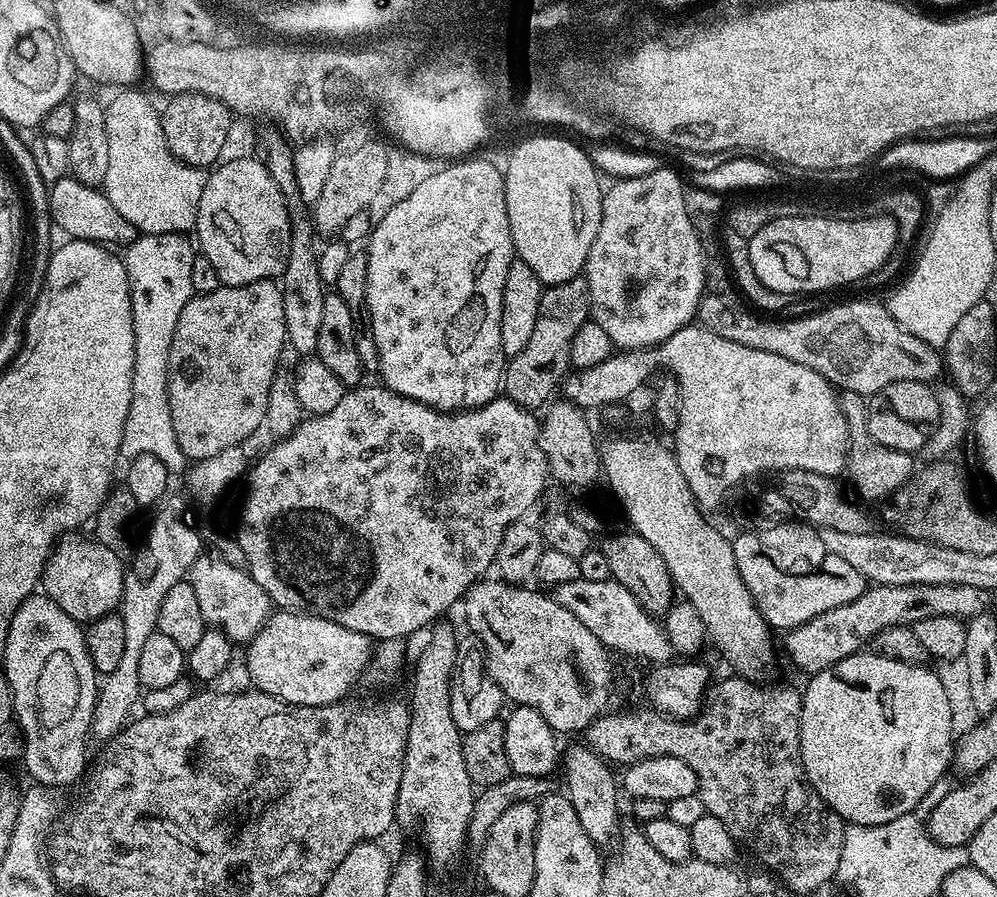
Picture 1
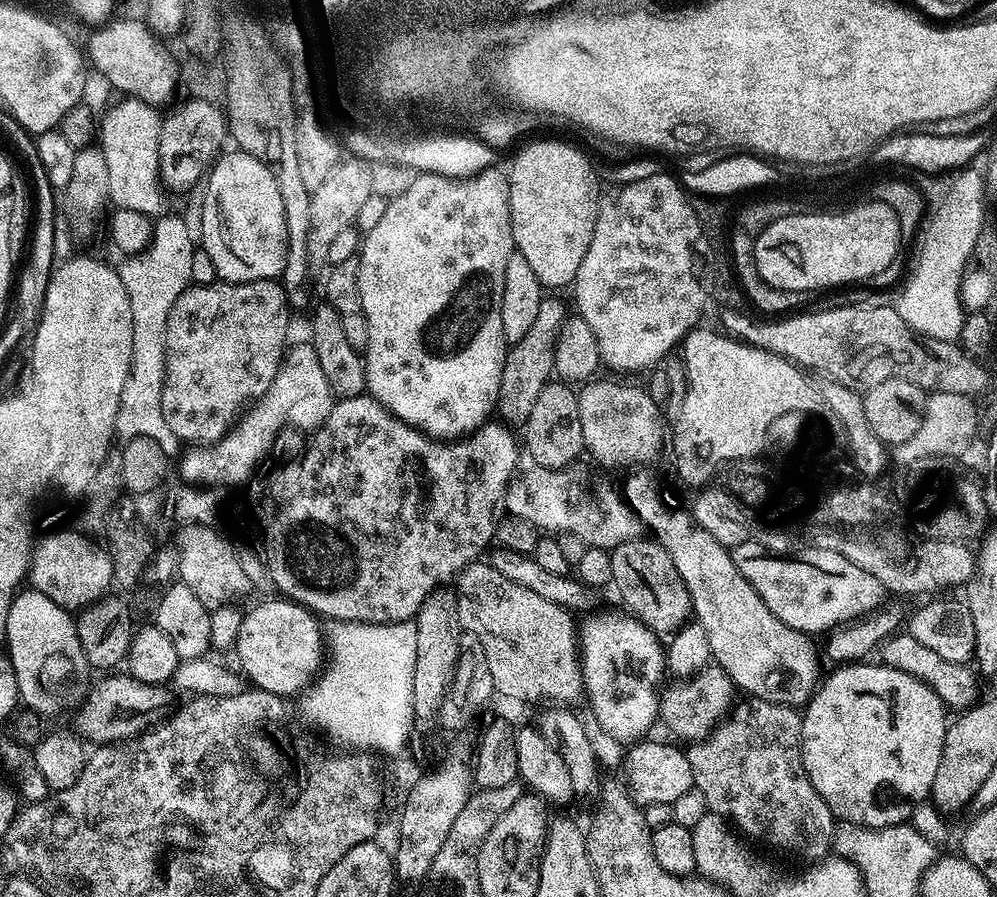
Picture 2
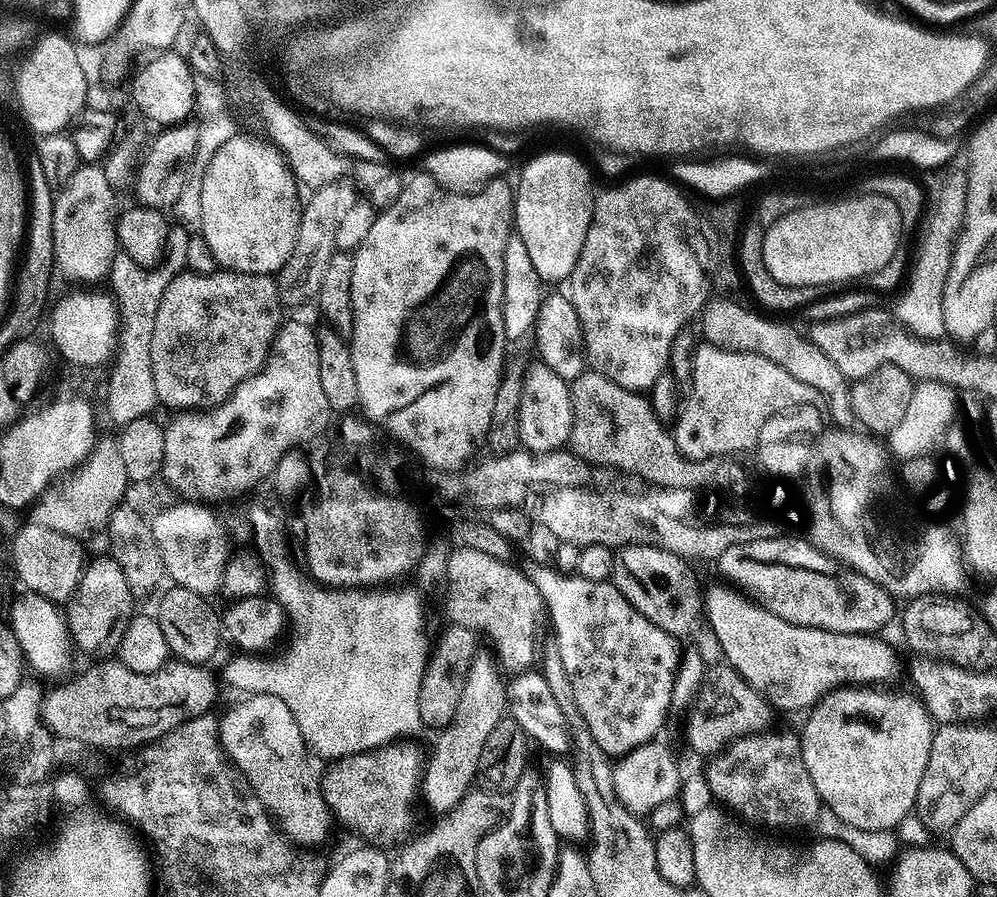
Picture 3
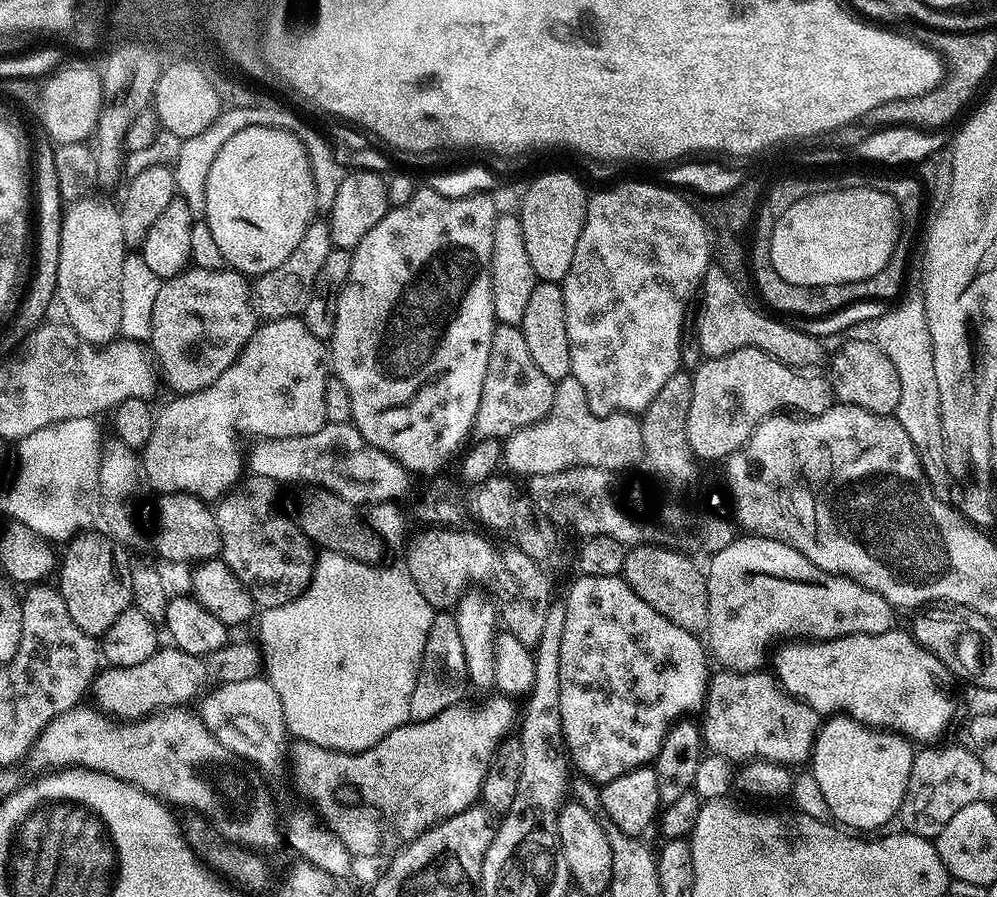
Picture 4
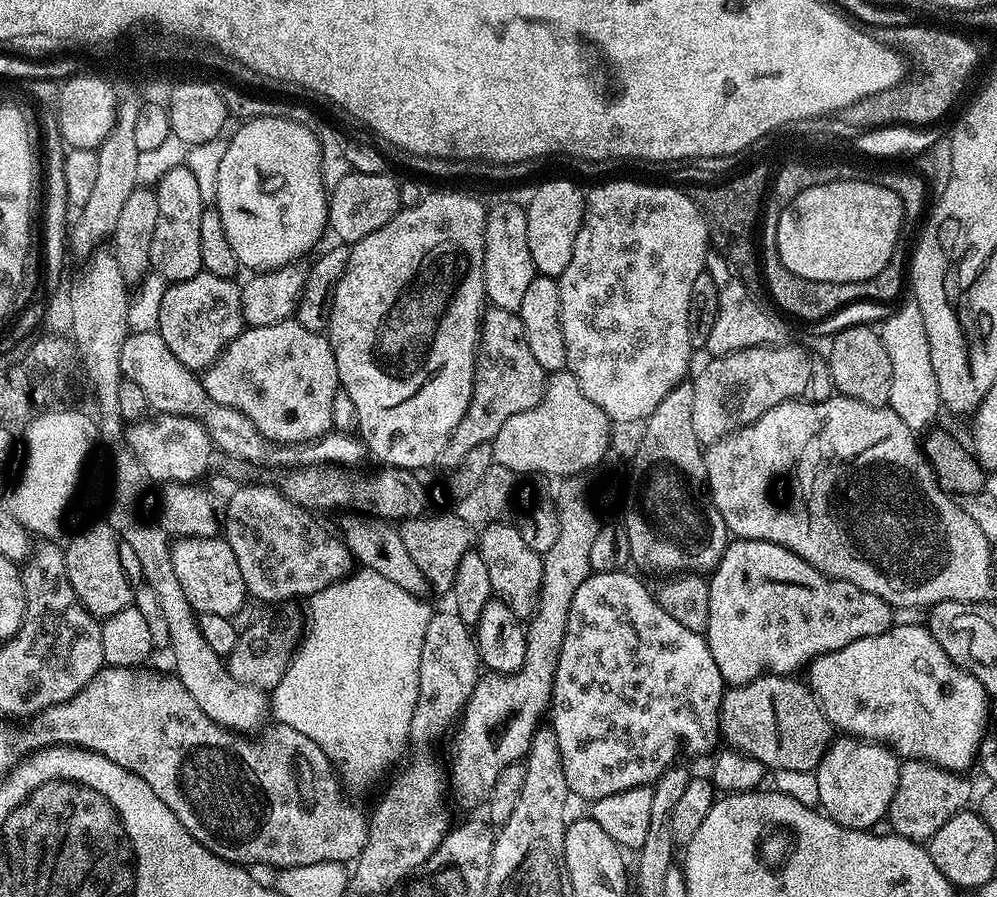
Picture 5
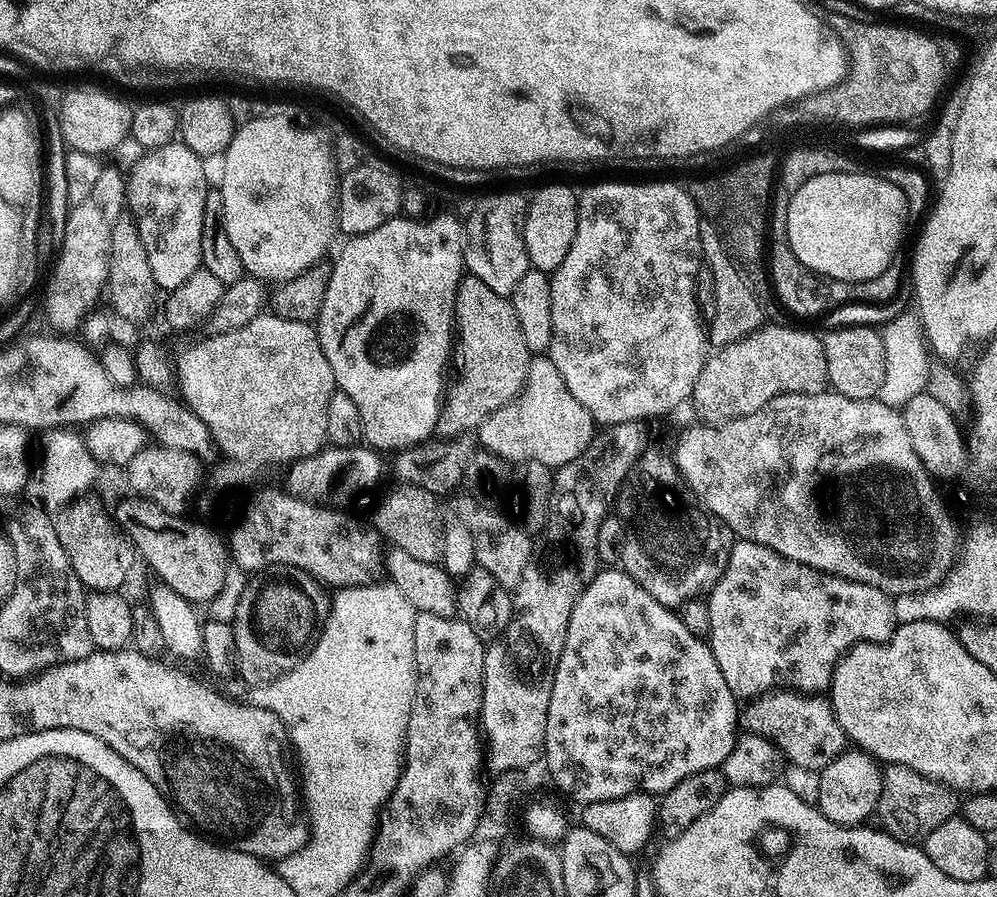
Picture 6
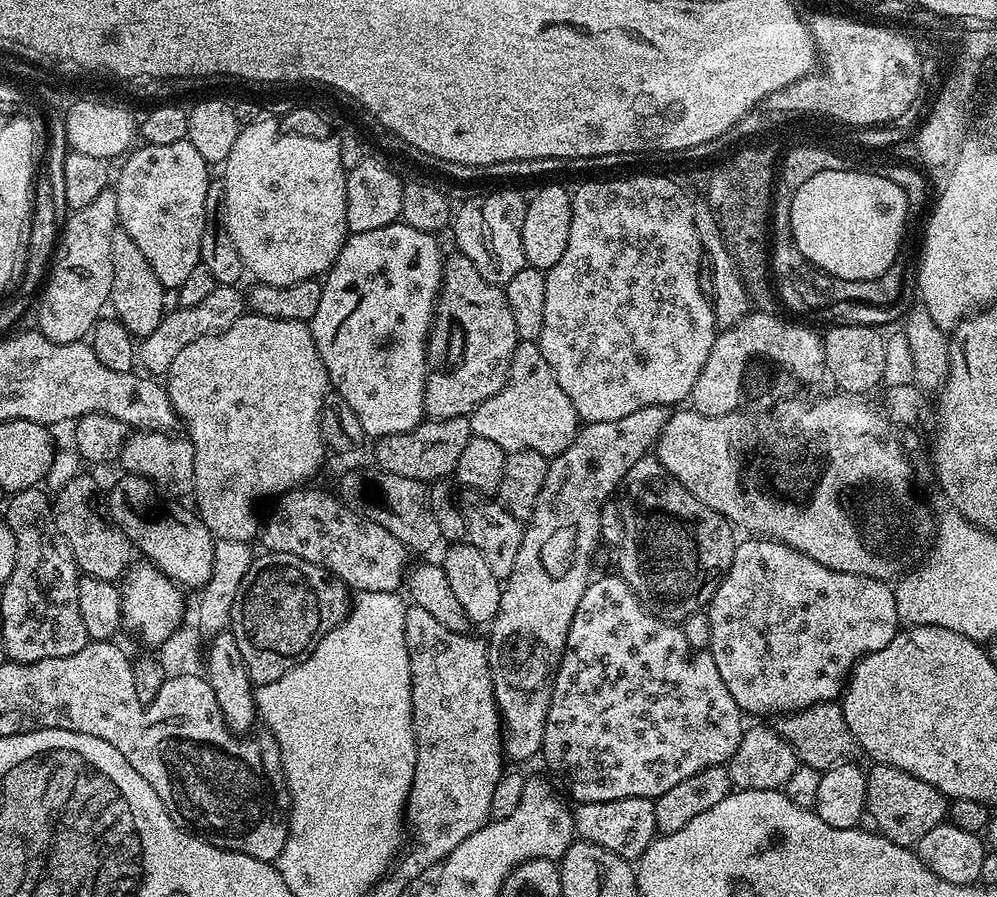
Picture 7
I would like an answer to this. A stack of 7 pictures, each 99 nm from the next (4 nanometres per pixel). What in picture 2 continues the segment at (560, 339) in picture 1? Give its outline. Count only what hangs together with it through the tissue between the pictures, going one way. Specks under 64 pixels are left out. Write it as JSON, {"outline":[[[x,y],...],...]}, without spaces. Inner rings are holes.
{"outline":[[[545,298],[538,306],[538,318],[534,318],[534,326],[522,334],[517,344],[507,349],[502,366],[502,382],[498,390],[495,411],[500,412],[499,419],[505,425],[522,426],[530,418],[530,410],[534,410],[534,401],[538,394],[554,376],[554,349],[556,333],[566,319],[566,311],[558,301]]]}

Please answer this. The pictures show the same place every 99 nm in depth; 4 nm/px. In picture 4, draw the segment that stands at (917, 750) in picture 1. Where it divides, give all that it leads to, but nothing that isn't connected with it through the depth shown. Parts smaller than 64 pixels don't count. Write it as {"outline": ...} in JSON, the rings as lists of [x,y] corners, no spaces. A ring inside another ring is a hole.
{"outline":[[[847,714],[829,715],[821,723],[820,733],[816,735],[810,757],[810,771],[826,798],[829,817],[848,830],[891,825],[893,818],[899,813],[906,786],[910,782],[913,755],[913,741],[897,731],[869,726]]]}

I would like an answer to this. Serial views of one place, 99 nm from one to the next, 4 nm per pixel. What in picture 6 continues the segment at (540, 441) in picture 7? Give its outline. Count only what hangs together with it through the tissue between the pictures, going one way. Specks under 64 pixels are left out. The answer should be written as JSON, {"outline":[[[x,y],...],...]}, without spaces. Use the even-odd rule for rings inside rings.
{"outline":[[[540,354],[532,361],[523,392],[486,418],[486,422],[480,424],[478,437],[479,447],[483,451],[493,452],[513,465],[536,464],[532,466],[555,470],[566,462],[574,462],[582,450],[591,446],[597,432],[598,425],[586,406],[582,406],[582,402],[578,402],[578,398],[566,390],[566,382],[562,382],[558,366],[554,366],[547,355]]]}

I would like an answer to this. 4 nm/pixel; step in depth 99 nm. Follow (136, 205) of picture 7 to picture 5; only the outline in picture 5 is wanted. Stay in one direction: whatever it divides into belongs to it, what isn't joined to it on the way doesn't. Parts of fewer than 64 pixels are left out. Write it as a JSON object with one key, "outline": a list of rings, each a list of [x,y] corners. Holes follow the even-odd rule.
{"outline":[[[185,166],[172,168],[154,191],[158,198],[158,222],[154,225],[154,242],[150,242],[152,268],[169,282],[194,278],[202,271],[202,214],[206,207],[196,178]]]}

